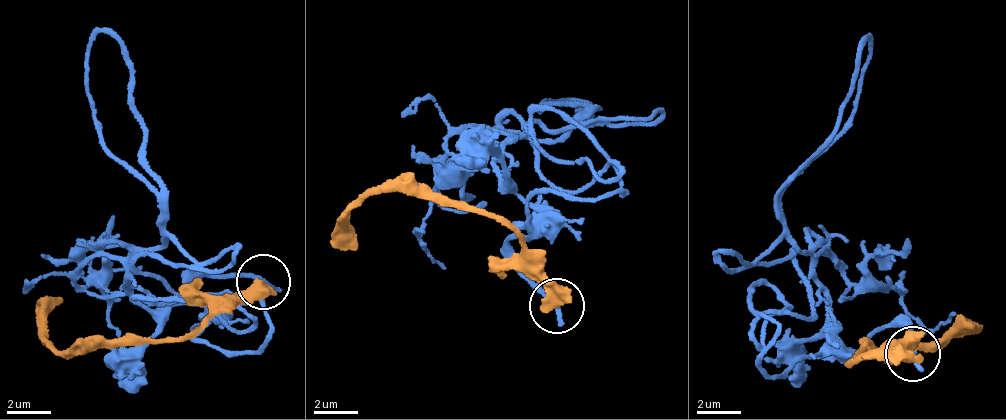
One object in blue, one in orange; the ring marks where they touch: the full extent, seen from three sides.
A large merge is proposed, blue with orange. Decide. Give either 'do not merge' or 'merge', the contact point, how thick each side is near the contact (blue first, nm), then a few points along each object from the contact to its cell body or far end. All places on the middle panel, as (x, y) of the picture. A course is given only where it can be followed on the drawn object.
do not merge; place (557, 305); calibres 280 and 650 nm; course blue (555, 304), (509, 258), (509, 242), (530, 221), (494, 158), (517, 138), (549, 142), (594, 108), (567, 97); course orange (555, 304), (540, 253), (498, 220), (400, 191), (381, 188), (354, 206), (330, 246)

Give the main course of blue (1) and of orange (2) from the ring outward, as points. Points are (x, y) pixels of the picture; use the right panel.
1: (912, 354), (917, 342), (888, 325), (844, 345), (813, 260), (791, 244), (781, 185), (833, 133), (870, 35)
2: (912, 354), (868, 353), (849, 365), (886, 349), (918, 349), (984, 326)

